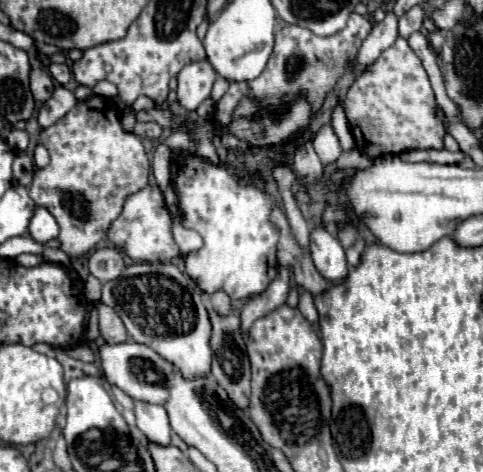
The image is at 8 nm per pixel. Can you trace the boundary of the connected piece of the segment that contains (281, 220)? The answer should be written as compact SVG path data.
M282 208L274 210L272 220L280 228L280 242L278 242L278 260L280 260L280 266L292 268L294 282L298 286L302 286L304 290L308 290L312 296L324 294L332 284L318 274L318 270L312 264L310 254L298 246L296 238L290 232L290 226L288 226L288 220L286 220Z

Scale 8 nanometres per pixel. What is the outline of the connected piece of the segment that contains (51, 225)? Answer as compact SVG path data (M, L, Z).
M42 206L36 208L36 212L28 224L28 236L40 244L46 244L48 240L58 236L58 224L46 208L42 208Z

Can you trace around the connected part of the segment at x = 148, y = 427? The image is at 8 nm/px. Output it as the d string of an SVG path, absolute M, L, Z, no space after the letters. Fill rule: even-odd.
M136 402L134 412L136 412L138 428L146 434L146 438L150 442L160 444L160 446L170 444L172 428L170 428L168 414L166 414L164 406L156 406L156 404L148 404L148 402Z

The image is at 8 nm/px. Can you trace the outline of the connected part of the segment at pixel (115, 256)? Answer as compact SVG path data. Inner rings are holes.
M108 246L108 248L96 250L90 256L88 268L94 278L98 278L100 282L108 282L108 280L120 276L120 272L124 270L124 260L122 260L122 254L118 252L118 248Z

